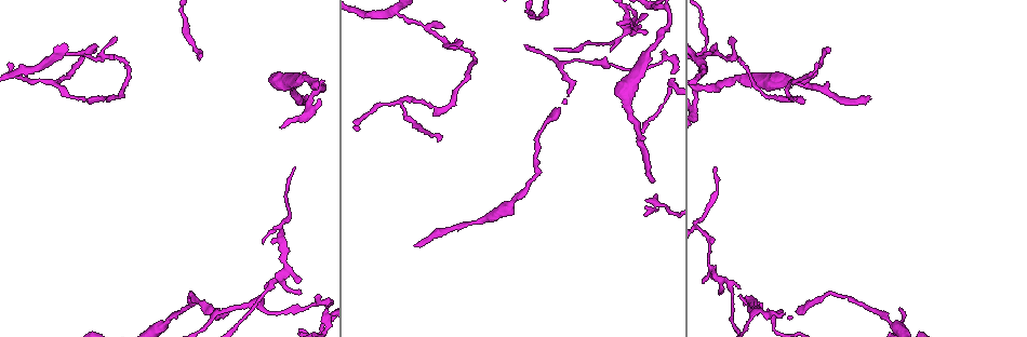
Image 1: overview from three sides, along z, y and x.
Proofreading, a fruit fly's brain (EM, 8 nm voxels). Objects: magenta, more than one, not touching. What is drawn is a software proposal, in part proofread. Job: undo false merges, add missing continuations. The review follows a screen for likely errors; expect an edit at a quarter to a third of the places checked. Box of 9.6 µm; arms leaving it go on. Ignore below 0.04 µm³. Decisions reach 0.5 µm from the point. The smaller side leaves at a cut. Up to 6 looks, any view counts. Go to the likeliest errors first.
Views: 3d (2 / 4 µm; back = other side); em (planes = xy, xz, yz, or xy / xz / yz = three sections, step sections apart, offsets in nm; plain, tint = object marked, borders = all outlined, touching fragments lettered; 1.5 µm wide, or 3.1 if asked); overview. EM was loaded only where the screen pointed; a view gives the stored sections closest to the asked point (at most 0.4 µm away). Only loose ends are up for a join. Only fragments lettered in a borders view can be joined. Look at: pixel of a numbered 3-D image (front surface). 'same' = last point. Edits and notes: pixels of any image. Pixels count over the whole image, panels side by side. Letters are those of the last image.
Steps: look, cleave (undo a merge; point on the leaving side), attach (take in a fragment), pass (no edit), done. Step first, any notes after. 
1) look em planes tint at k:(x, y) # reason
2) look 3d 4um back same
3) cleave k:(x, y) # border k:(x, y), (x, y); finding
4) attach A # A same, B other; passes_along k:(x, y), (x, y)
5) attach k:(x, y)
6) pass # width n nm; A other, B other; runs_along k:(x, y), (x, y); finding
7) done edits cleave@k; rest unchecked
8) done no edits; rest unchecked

look em planes borders at 1:(870, 96) # tapers out

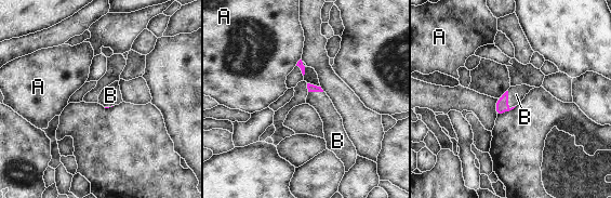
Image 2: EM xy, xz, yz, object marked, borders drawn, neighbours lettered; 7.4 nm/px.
attach 2:(516, 94) # A other, B same; passes_along 2:(502, 105), (507, 100), (516, 94); the neuron continues

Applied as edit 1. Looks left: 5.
look overview # redraw

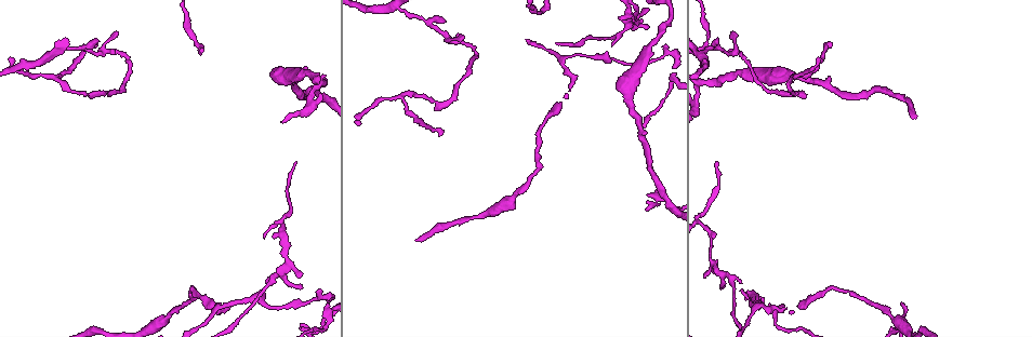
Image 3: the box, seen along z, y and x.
look em planes borders at 3:(791, 72) # calibre changes

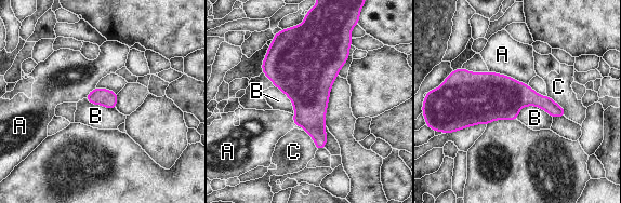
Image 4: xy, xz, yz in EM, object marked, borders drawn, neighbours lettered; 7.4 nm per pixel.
pass # A other, B other, C other; border 4:(489, 70), (511, 76), (528, 85); all the same neuron

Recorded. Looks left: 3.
done edits attach@2; rest unchecked

